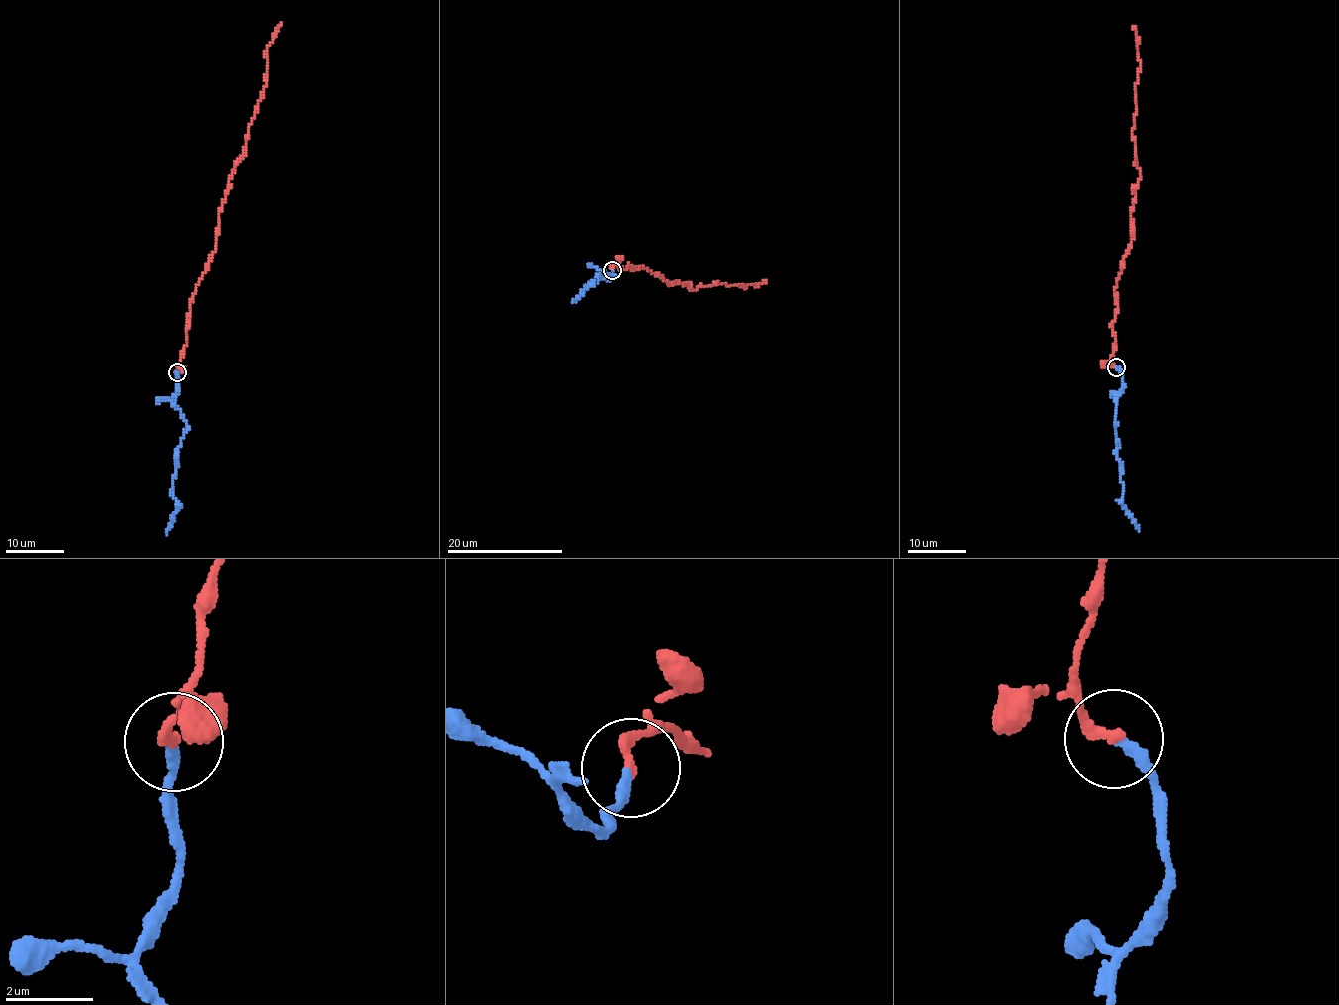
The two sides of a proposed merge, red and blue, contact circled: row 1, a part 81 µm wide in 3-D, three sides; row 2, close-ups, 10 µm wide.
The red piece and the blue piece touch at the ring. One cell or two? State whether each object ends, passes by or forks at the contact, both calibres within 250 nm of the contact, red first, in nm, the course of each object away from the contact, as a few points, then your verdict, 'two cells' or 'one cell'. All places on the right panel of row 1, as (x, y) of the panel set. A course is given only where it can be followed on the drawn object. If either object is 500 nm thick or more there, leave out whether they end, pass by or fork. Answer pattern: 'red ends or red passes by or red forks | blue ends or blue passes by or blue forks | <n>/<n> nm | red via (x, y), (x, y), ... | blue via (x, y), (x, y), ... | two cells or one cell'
red ends | blue ends | 240/240 nm | red via (1116, 367), (1111, 357), (1114, 286), (1132, 241), (1131, 208), (1139, 174), (1132, 129), (1140, 68), (1133, 27) | blue via (1116, 367), (1122, 373), (1123, 382), (1116, 400), (1114, 427), (1123, 506), (1138, 530) | one cell

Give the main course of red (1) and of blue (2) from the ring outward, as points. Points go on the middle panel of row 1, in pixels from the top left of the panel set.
1: (612, 270), (618, 265), (642, 266), (667, 283), (677, 281), (692, 289), (717, 282), (744, 288), (766, 281)
2: (612, 270), (610, 278), (604, 272), (613, 274), (588, 284), (573, 302)

